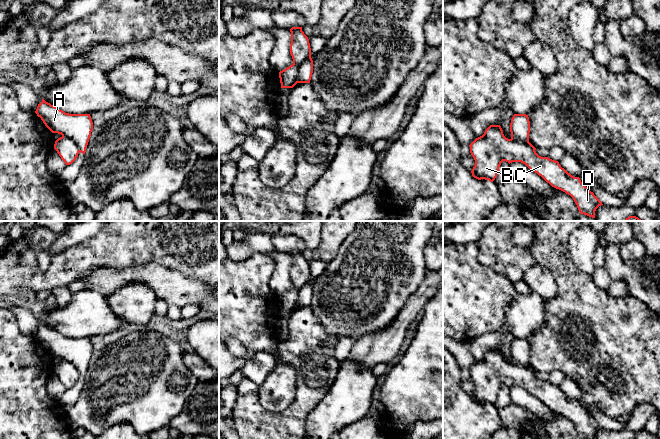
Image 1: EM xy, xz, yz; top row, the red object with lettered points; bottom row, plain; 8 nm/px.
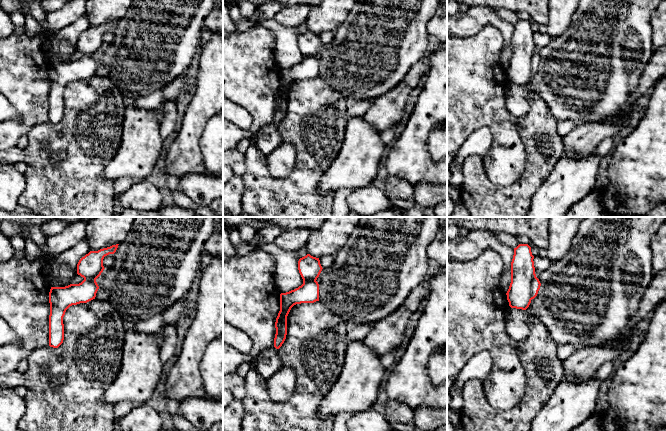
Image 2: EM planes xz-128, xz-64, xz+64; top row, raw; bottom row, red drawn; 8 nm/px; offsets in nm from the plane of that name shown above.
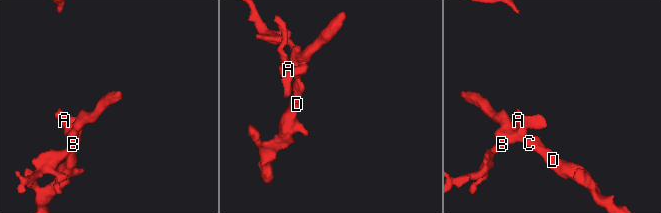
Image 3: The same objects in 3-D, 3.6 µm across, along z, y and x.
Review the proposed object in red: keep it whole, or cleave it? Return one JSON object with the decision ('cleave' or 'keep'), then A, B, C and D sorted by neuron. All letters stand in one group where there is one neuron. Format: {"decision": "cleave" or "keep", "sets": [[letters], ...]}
{"decision": "cleave", "sets": [["A"], ["B", "C", "D"]]}

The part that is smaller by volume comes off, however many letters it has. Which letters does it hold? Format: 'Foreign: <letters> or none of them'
Foreign: B, C, D

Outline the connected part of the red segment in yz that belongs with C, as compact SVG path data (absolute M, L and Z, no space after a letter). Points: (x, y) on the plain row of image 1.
M490 349L469 371L475 384L471 397L478 404L493 406L503 385L509 388L521 386L552 411L570 419L580 438L595 439L596 433L603 429L579 401L568 397L558 385L539 380L529 365L518 366L506 362L500 349Z

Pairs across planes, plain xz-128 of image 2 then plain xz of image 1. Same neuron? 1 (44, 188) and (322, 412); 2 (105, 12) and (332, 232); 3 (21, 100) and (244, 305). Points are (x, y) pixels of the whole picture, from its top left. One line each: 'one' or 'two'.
1: two
2: one
3: one

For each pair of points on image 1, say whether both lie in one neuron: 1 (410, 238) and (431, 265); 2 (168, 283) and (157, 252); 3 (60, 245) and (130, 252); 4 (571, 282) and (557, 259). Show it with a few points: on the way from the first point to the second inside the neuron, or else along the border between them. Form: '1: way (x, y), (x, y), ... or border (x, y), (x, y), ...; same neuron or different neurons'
1: border (431, 234), (423, 252), (426, 270); different neurons
2: border (138, 265), (158, 263), (177, 270), (183, 275); different neurons
3: border (92, 235), (59, 252), (51, 253), (49, 251); different neurons
4: way (568, 276), (561, 265); same neuron

